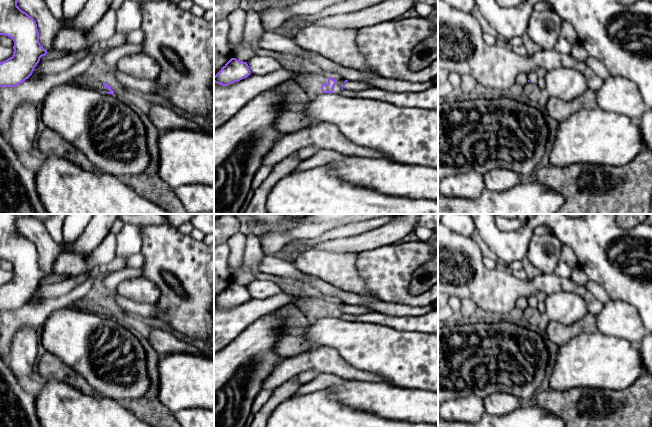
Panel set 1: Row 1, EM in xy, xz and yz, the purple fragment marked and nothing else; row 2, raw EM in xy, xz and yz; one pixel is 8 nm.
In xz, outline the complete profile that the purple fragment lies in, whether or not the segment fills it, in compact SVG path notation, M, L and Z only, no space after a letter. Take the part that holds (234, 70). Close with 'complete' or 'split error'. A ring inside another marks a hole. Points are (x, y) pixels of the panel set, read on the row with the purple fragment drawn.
M231 58L214 76L214 82L222 86L228 86L247 78L250 74L251 71L247 62Z | complete

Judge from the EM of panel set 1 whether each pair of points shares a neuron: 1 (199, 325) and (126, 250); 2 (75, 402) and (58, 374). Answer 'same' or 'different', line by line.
1: different
2: different

